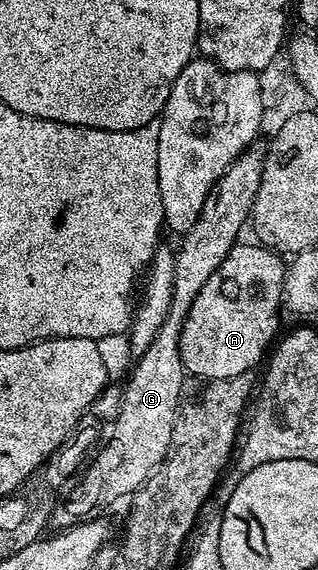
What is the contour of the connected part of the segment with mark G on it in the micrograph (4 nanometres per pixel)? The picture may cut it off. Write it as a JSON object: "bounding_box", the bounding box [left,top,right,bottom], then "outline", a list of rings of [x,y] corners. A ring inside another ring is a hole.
{"bounding_box":[52,142,268,530],"outline":[[[255,142],[250,147],[243,150],[241,156],[227,168],[226,173],[214,184],[214,190],[208,194],[204,206],[200,210],[200,218],[196,220],[196,226],[188,230],[181,237],[182,245],[176,248],[175,256],[175,277],[172,285],[171,309],[168,310],[167,320],[160,327],[152,344],[136,360],[134,370],[130,374],[130,381],[121,389],[122,405],[119,408],[118,417],[112,421],[114,433],[110,436],[110,441],[102,449],[93,453],[92,459],[81,469],[77,477],[78,485],[71,490],[67,496],[63,495],[58,503],[54,505],[54,515],[52,524],[55,529],[65,530],[74,528],[78,524],[85,524],[88,520],[97,520],[103,515],[105,508],[113,506],[117,500],[133,497],[139,488],[154,479],[162,463],[166,460],[168,446],[172,442],[172,430],[178,417],[178,403],[182,397],[182,390],[188,380],[188,373],[182,365],[182,355],[180,354],[180,340],[182,327],[188,318],[188,310],[192,310],[192,302],[196,302],[196,294],[204,290],[204,282],[216,274],[220,262],[234,245],[239,243],[242,227],[247,227],[251,219],[256,194],[260,190],[262,181],[262,171],[266,165],[266,154],[268,148],[265,143]]]}

